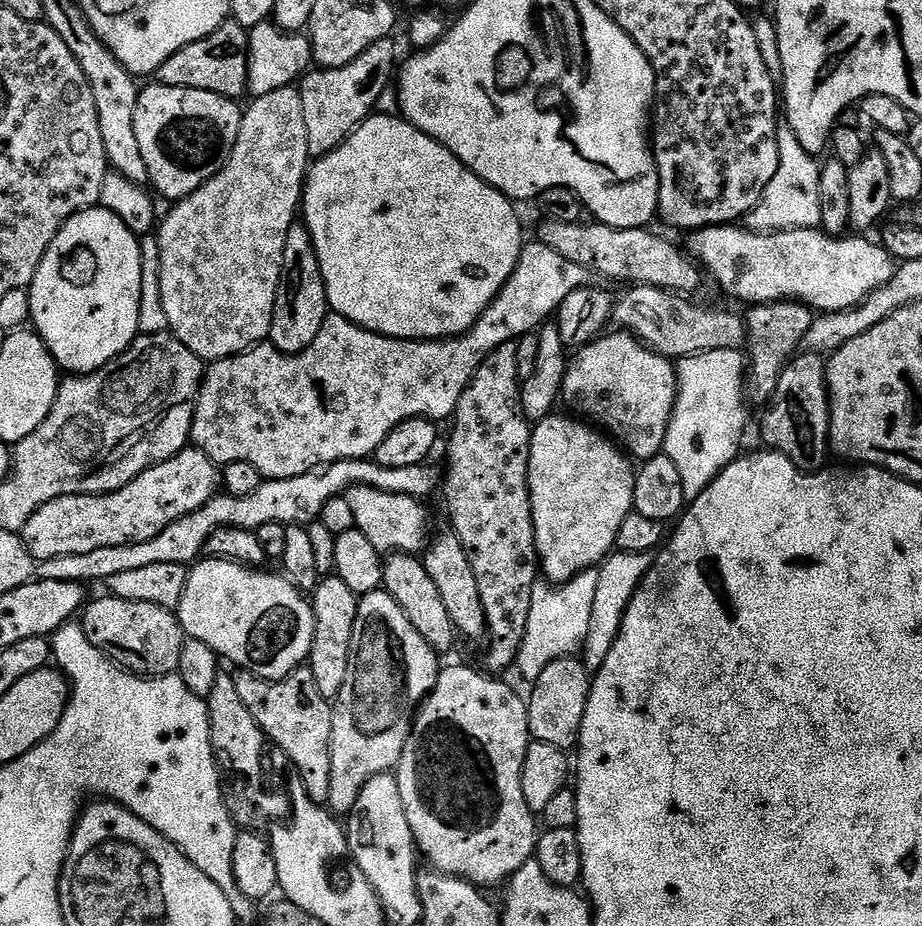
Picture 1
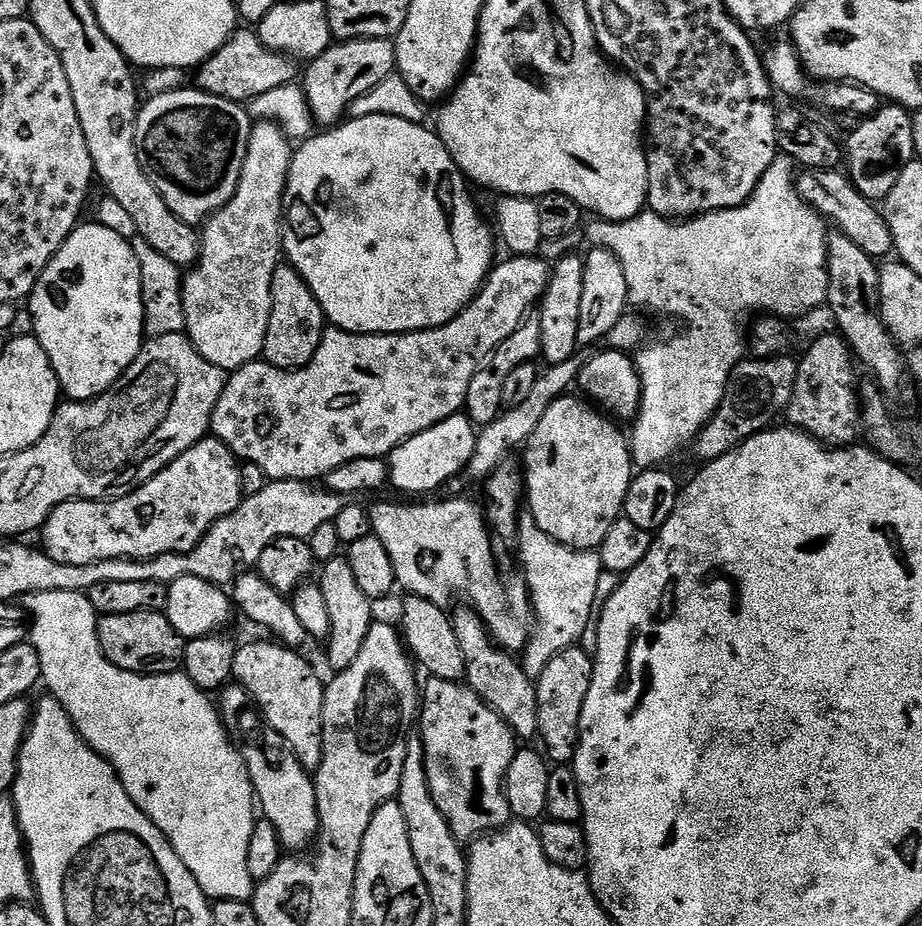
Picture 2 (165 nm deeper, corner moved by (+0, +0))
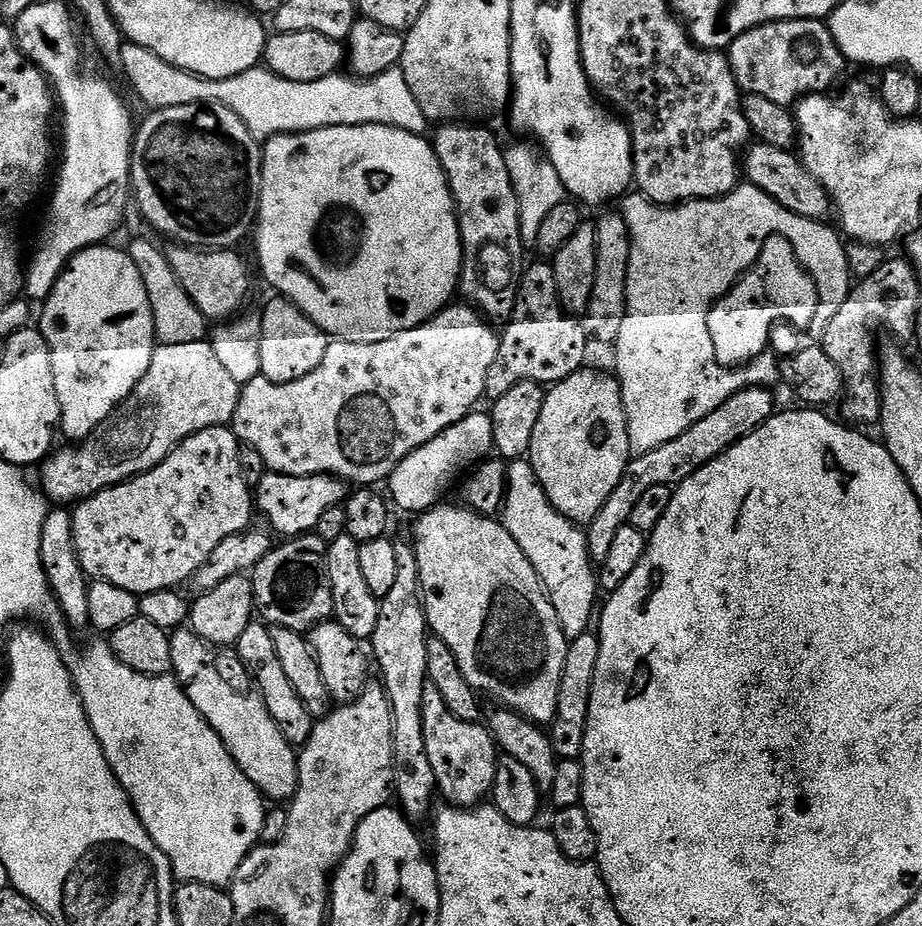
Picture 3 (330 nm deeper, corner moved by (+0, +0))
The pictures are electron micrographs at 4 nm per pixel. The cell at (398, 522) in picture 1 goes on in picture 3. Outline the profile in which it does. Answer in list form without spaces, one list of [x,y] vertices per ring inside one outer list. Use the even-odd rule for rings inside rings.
[[[448,502],[432,507],[417,519],[420,521],[417,522],[416,529],[413,530],[412,537],[410,537],[411,543],[416,549],[420,598],[424,601],[424,613],[428,619],[431,635],[437,640],[446,642],[446,646],[450,646],[454,658],[458,658],[458,670],[462,670],[462,674],[466,674],[466,682],[470,682],[472,689],[481,697],[489,696],[490,699],[496,700],[492,702],[499,707],[518,712],[536,724],[551,725],[558,710],[558,690],[562,686],[562,666],[566,666],[566,654],[570,643],[562,630],[562,622],[558,622],[558,614],[550,602],[548,593],[544,590],[544,584],[538,578],[534,566],[530,566],[530,558],[526,558],[526,554],[522,554],[522,546],[518,546],[518,542],[514,542],[514,538],[510,538],[510,530],[506,530],[503,523],[491,515],[481,514],[467,506],[459,507],[455,508]]]

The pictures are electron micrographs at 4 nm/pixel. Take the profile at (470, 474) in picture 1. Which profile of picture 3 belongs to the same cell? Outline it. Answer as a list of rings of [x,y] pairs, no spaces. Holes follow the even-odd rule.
[[[529,263],[520,273],[520,289],[511,320],[499,333],[498,358],[486,374],[485,397],[495,402],[518,382],[533,378],[563,378],[585,367],[590,333],[577,317],[568,315],[560,305],[558,282],[554,282],[551,263]]]

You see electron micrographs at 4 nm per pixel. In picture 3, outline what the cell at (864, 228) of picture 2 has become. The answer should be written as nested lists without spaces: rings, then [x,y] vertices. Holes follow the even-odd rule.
[[[759,142],[753,143],[743,153],[742,172],[747,183],[753,184],[758,190],[774,198],[774,202],[786,206],[786,210],[802,218],[824,222],[829,219],[827,216],[833,211],[828,191],[821,186],[818,178],[814,178],[814,174],[810,174],[810,170],[806,170],[804,161],[795,151]]]

